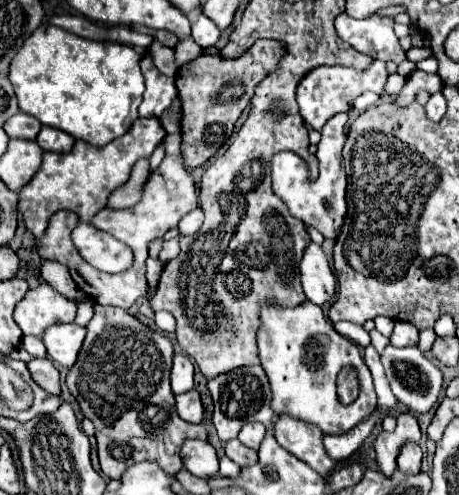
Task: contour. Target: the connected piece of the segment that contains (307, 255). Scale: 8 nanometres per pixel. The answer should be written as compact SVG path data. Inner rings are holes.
M310 241L304 249L304 257L300 263L302 285L308 301L316 305L332 303L336 297L336 279L328 265L328 257L322 245Z

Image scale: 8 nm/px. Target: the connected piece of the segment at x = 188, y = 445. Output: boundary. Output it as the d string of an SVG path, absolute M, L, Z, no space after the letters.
M184 441L182 445L184 467L196 477L214 477L218 475L218 457L210 443L206 441Z

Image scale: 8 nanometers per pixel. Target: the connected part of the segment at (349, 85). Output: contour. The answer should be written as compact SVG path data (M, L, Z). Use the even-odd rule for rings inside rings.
M374 61L370 63L364 71L358 71L354 67L342 67L342 65L320 65L314 67L312 71L308 71L302 81L298 83L296 89L296 99L300 105L300 115L304 119L304 123L312 125L314 129L322 129L322 125L334 117L336 113L342 111L350 111L352 103L358 95L362 95L364 91L374 91L378 95L384 95L384 83L386 83L386 67L382 61Z

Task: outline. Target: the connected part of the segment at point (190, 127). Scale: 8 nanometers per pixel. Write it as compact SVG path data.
M258 41L242 57L224 59L220 55L200 55L198 59L194 59L178 69L176 87L178 87L178 97L182 101L182 127L180 127L180 131L182 131L182 159L184 159L186 169L202 167L206 161L210 161L216 155L216 151L232 135L234 123L238 121L240 113L250 103L250 99L254 95L254 87L260 83L260 79L264 79L264 75L268 75L268 71L274 71L274 67L282 55L284 55L282 43Z

